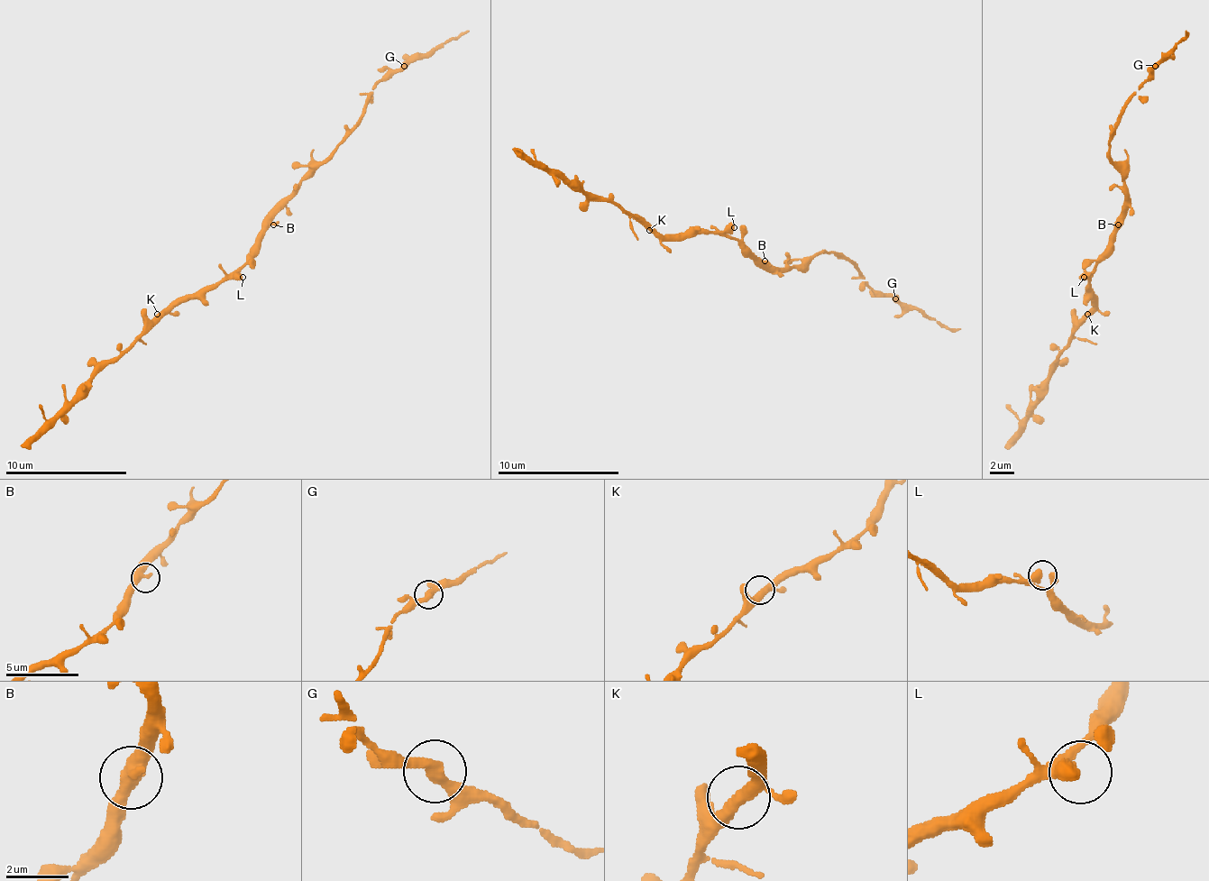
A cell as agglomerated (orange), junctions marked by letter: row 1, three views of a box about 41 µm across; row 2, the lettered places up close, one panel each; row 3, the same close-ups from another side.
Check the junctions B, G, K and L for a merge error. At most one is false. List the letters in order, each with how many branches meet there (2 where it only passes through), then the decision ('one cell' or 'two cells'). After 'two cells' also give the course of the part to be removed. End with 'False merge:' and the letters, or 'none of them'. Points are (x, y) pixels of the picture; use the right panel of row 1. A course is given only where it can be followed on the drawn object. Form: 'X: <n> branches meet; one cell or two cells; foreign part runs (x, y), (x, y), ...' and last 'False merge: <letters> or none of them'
B: 2 branches meet; one cell
G: 2 branches meet; one cell
K: 2 branches meet; one cell
L: 2 branches meet; one cell
False merge: none of them

